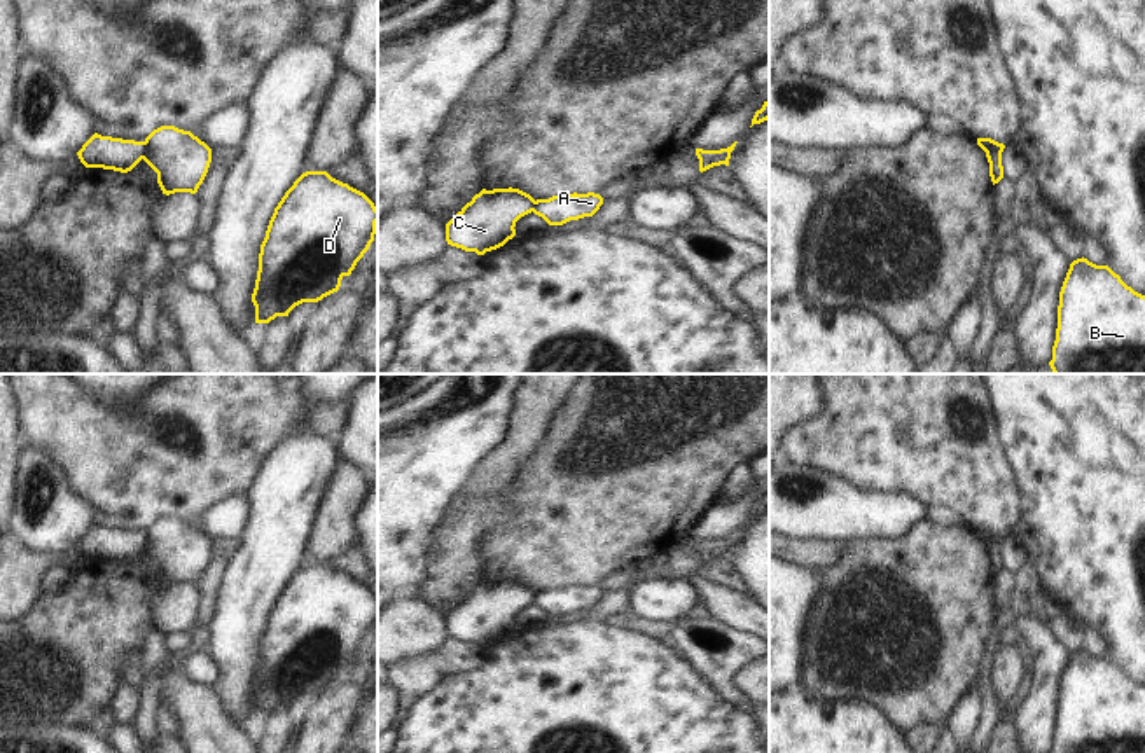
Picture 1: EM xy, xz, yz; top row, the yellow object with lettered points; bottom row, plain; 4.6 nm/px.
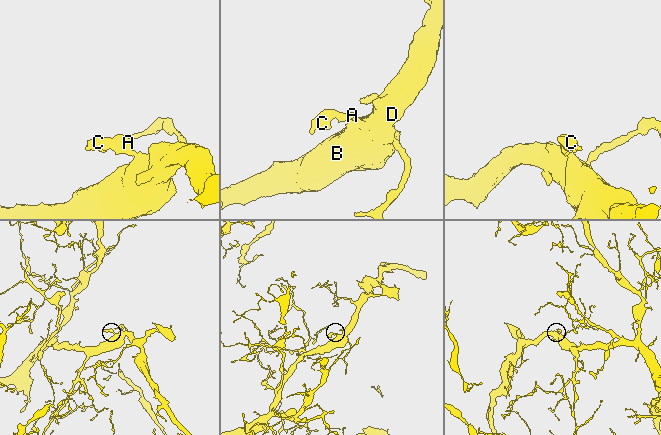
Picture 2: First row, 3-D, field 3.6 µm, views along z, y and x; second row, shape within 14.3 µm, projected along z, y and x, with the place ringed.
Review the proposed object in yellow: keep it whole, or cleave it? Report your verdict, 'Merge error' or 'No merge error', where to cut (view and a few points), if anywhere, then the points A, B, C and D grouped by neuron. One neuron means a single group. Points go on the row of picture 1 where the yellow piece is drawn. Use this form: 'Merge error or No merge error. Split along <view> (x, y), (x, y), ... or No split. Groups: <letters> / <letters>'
Merge error. Split along xy (145, 142), (142, 158). Groups: A B D / C.

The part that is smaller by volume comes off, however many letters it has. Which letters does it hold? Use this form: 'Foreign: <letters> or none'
Foreign: C

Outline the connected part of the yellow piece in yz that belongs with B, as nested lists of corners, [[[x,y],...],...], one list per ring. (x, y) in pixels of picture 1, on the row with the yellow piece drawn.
[[[1087,259],[1070,264],[1059,292],[1058,328],[1049,362],[1054,374],[1145,374],[1145,295],[1128,287],[1108,266]]]

